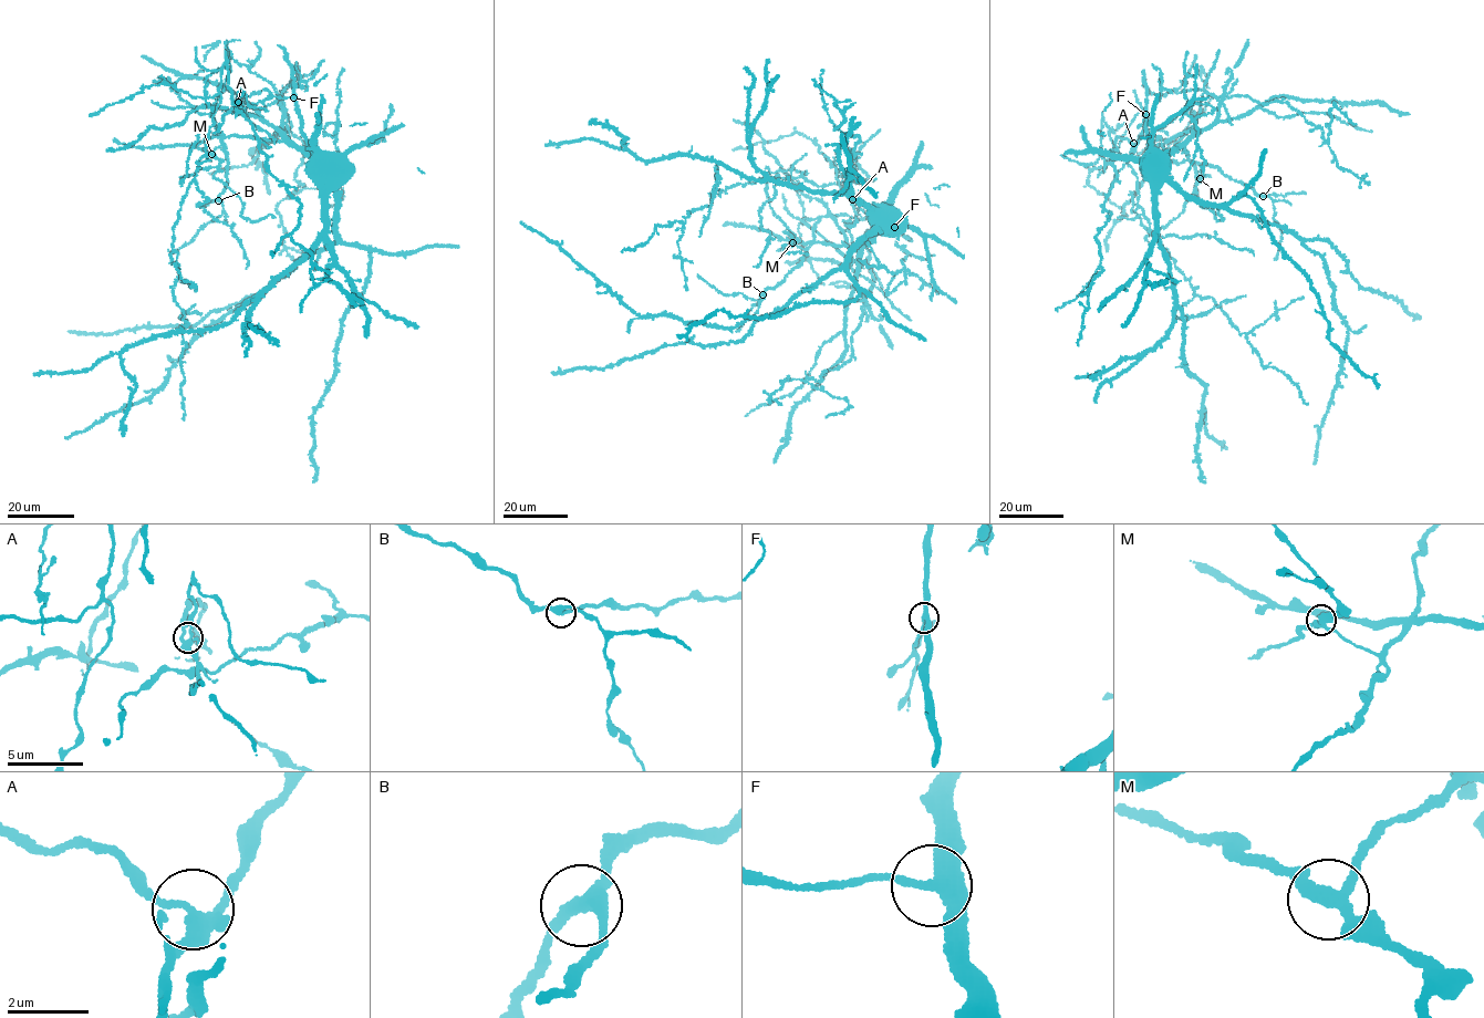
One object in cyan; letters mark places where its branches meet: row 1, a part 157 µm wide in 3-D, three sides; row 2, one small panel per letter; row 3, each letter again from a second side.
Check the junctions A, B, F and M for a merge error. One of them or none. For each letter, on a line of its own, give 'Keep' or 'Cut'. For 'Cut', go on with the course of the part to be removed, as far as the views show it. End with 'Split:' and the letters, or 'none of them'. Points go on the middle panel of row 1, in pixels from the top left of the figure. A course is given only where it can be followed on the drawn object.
A: Keep
B: Keep
F: Cut. Course of the part to remove: (894, 227), (875, 220), (843, 191), (836, 168), (823, 155)
M: Keep
Split: F

